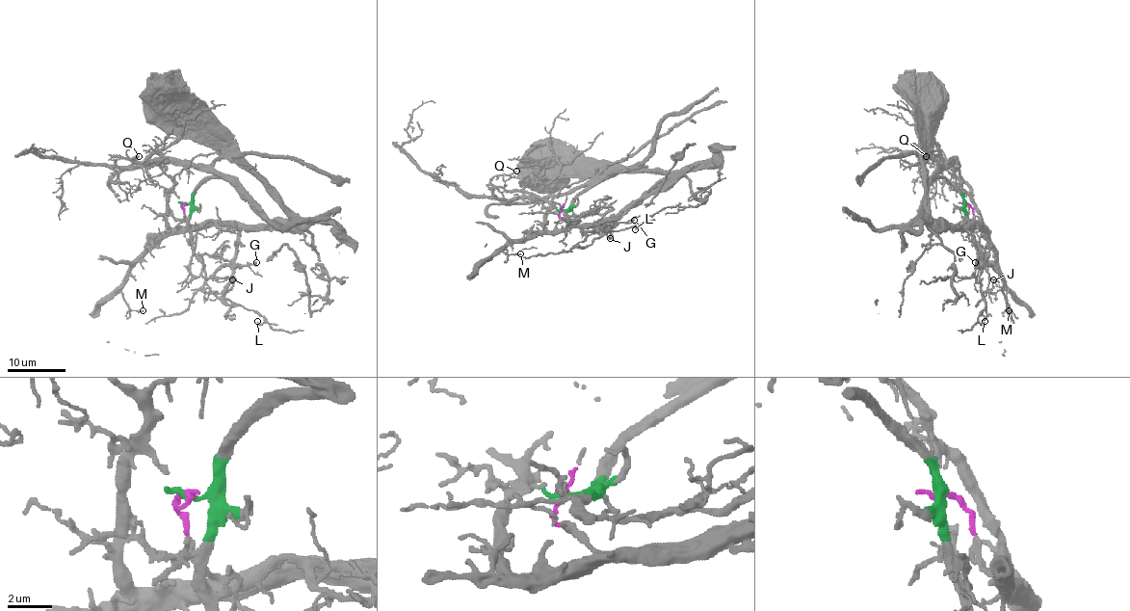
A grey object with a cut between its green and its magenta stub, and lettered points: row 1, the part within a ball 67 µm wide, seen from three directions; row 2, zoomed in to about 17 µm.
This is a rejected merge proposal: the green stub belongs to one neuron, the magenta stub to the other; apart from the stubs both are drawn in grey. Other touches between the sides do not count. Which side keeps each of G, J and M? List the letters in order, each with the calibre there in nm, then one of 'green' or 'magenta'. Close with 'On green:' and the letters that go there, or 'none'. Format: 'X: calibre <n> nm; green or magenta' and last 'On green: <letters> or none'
G: calibre 240 nm; magenta
J: calibre 200 nm; magenta
M: calibre 160 nm; magenta
On green: none

